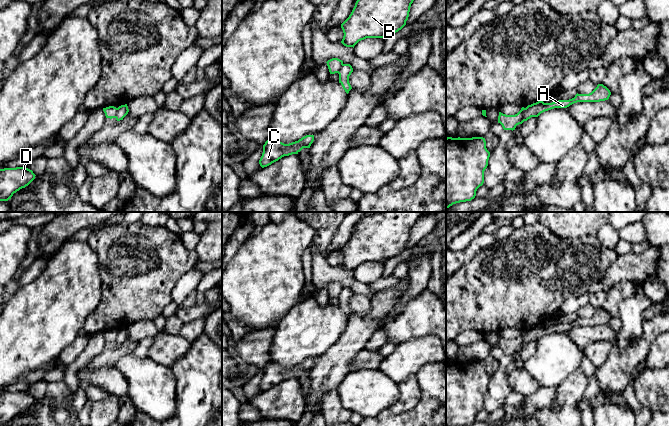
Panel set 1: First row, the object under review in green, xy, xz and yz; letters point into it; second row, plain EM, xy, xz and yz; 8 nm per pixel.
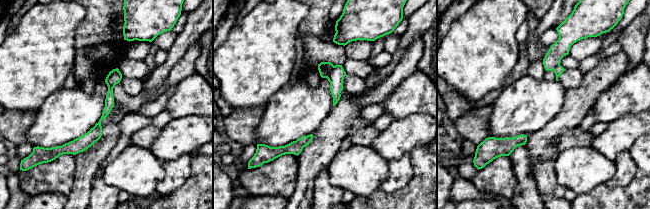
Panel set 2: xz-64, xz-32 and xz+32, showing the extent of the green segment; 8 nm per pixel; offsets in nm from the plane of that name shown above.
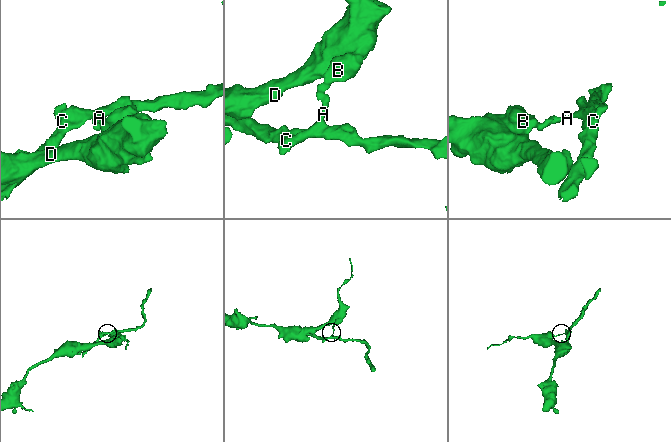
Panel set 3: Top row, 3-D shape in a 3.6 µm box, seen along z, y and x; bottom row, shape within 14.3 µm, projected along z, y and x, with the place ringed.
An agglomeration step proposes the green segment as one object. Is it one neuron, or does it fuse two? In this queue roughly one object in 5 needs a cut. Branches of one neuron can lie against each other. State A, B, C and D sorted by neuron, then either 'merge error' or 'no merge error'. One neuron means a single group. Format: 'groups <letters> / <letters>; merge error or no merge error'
groups A C / B D; merge error

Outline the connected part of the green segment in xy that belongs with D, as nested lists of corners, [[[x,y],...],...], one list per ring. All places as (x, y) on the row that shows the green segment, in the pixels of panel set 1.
[[[26,167],[0,169],[0,201],[8,201],[14,193],[28,186],[35,174]]]

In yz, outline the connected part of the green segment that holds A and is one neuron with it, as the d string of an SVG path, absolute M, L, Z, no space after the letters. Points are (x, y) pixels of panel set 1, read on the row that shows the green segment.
M598 84L597 87L589 94L576 94L574 98L569 100L558 100L552 103L544 103L538 101L525 108L524 121L531 117L538 117L541 113L554 108L567 108L577 102L600 102L608 100L611 95L610 90L603 84Z

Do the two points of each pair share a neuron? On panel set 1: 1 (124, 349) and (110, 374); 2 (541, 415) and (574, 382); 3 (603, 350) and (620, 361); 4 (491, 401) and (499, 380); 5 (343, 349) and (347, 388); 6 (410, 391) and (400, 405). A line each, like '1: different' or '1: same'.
1: different
2: same
3: different
4: same
5: different
6: same

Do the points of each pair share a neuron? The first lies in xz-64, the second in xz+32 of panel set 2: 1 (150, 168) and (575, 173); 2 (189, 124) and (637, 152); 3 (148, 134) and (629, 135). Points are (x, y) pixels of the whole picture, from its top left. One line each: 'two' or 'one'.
1: one
2: two
3: two

